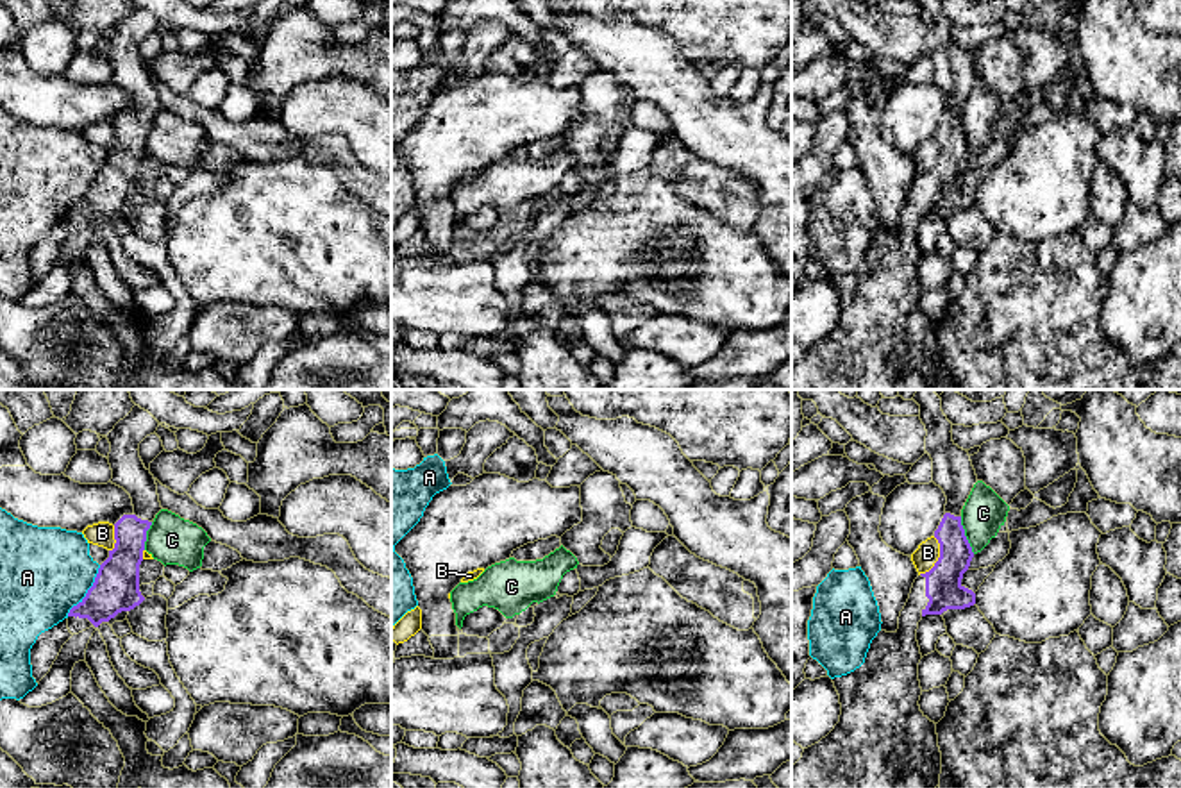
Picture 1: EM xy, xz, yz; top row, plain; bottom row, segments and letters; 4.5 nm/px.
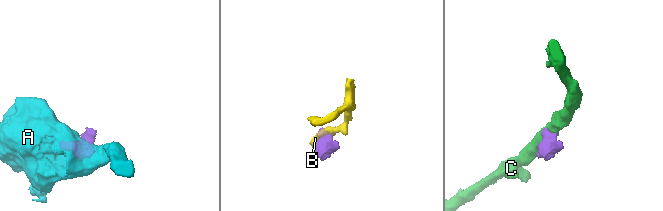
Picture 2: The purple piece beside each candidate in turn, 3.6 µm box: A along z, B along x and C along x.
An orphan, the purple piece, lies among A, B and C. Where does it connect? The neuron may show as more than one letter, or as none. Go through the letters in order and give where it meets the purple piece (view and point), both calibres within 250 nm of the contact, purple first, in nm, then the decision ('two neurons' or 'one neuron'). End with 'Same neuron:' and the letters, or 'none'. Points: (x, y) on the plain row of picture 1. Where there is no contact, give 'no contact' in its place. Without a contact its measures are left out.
A: xy (88, 190) | 200/400 nm | two neurons
B: yz (938, 158) | 160/110 nm | two neurons
C: yz (963, 134) | 160/190 nm | two neurons
Same neuron: none

